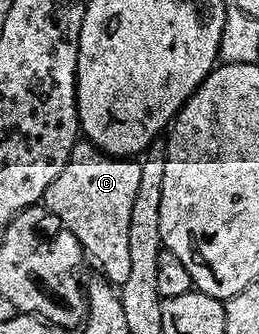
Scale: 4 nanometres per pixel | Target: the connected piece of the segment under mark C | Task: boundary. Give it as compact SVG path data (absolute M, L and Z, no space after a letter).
M78 141L67 165L63 165L63 173L45 190L43 206L75 233L86 256L101 266L100 274L114 285L127 281L131 270L127 233L135 195L139 193L140 172L141 165L136 158L107 155L88 141Z

